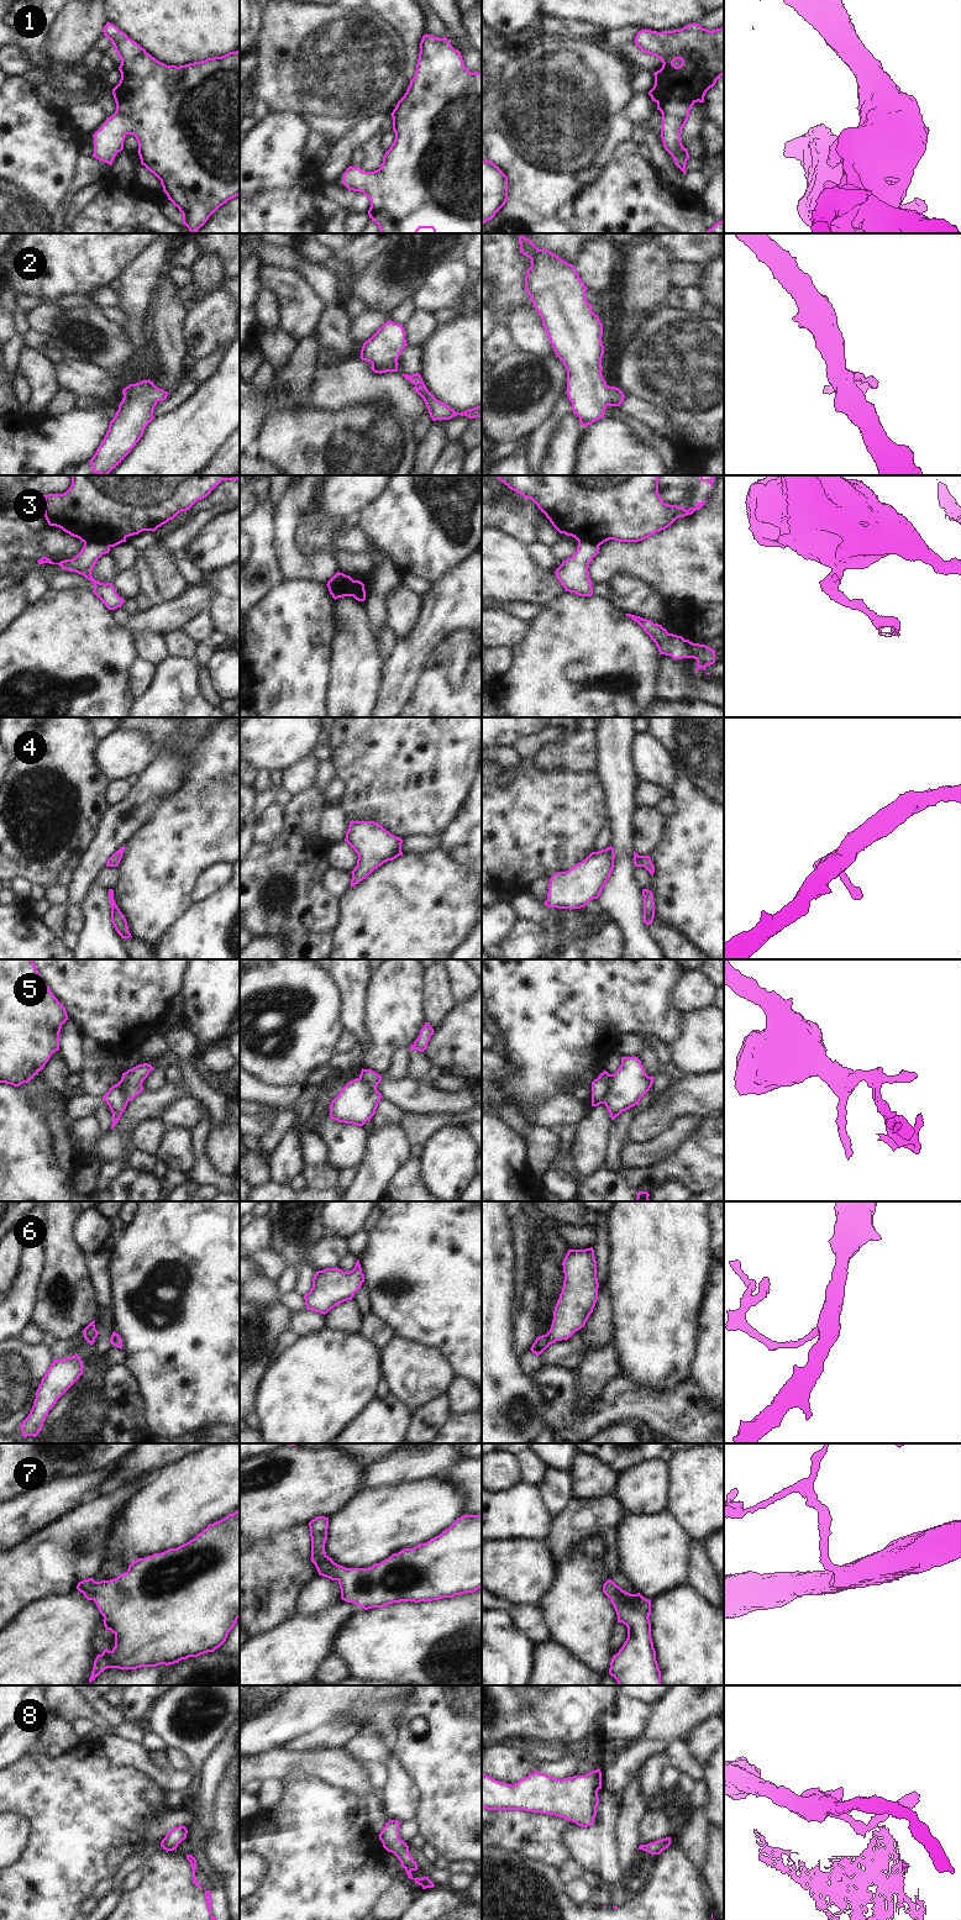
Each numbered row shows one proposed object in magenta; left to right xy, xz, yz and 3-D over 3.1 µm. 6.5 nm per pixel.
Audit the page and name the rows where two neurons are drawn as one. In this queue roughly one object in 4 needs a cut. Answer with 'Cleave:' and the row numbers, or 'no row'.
Cleave: 3, 5, 8

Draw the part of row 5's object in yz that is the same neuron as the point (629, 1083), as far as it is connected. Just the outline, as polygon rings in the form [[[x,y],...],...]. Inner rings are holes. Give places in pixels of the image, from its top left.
[[[621,1057],[620,1068],[611,1074],[605,1103],[611,1120],[637,1105],[652,1087],[653,1079],[646,1074],[637,1057]]]

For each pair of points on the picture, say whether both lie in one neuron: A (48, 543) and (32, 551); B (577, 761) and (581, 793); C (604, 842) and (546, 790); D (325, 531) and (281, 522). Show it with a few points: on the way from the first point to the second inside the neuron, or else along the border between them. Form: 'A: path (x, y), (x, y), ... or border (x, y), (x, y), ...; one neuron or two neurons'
A: border (33, 532), (45, 556), (54, 562), (67, 558); two neurons
B: border (550, 768), (597, 772); two neurons
C: border (608, 824), (598, 834), (591, 851); two neurons
D: border (302, 514), (295, 529), (294, 546), (304, 555); two neurons

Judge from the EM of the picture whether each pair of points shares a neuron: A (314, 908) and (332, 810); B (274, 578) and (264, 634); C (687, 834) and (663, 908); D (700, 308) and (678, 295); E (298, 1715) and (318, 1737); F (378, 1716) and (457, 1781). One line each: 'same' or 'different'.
A: different
B: different
C: same
D: same
E: different
F: different

